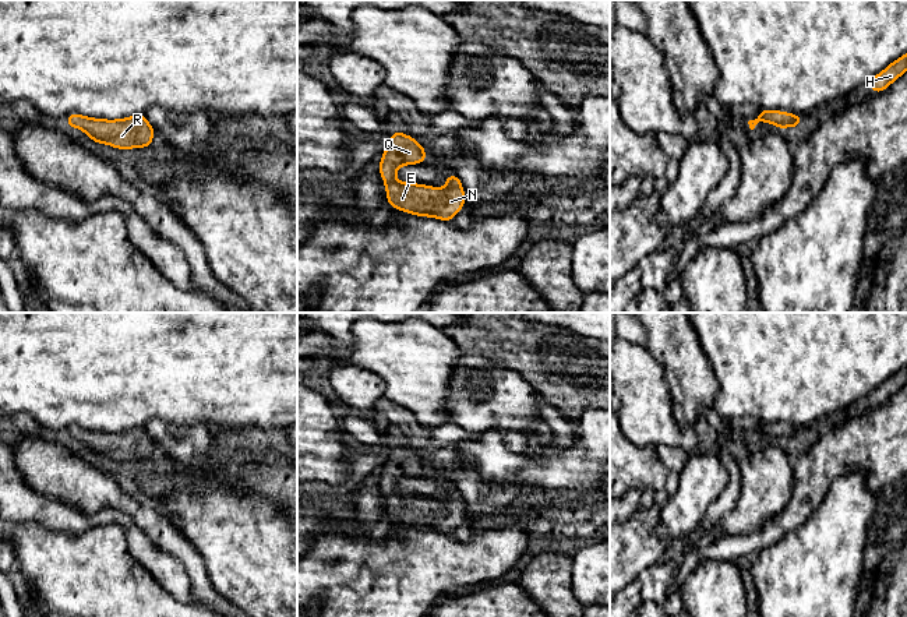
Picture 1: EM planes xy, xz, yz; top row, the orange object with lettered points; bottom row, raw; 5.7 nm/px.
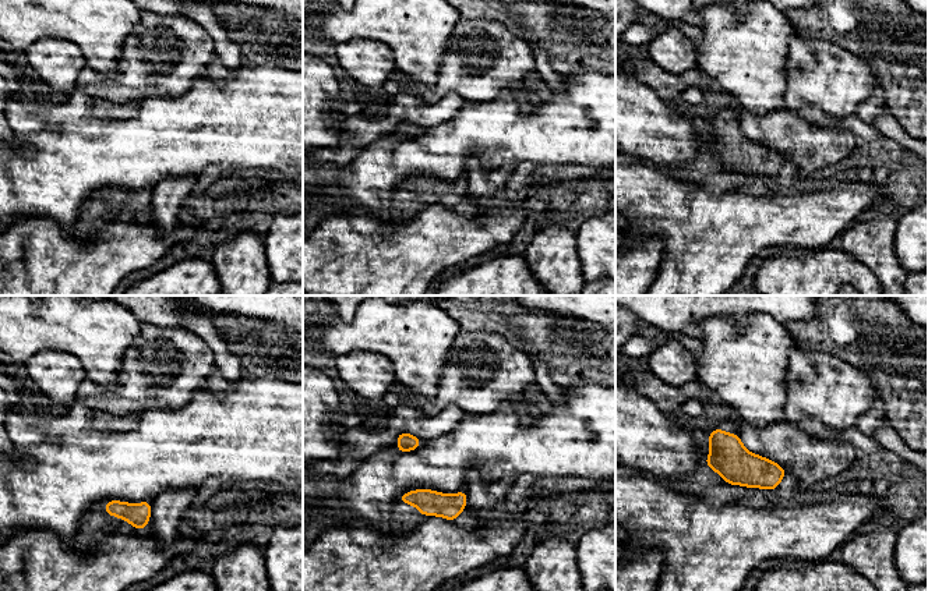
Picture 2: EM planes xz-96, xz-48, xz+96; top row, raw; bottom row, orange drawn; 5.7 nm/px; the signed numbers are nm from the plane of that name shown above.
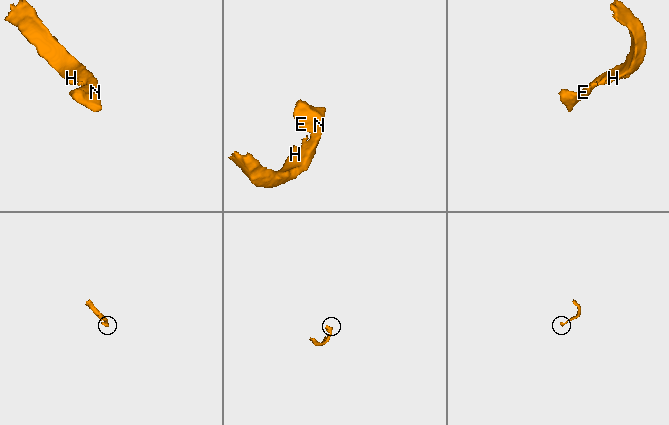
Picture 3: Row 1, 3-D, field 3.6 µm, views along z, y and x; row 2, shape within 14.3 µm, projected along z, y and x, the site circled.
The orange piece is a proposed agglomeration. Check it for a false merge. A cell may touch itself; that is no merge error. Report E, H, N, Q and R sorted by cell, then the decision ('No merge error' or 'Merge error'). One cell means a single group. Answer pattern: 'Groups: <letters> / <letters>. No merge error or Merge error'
Groups: E H N Q R. No merge error

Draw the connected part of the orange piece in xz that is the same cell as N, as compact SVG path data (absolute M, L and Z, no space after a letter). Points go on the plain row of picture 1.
M393 443L387 462L382 466L378 483L387 503L391 521L417 529L430 529L452 533L466 515L466 508L458 489L451 487L444 501L426 497L402 496L395 491L403 477L426 476L426 463L413 449Z

